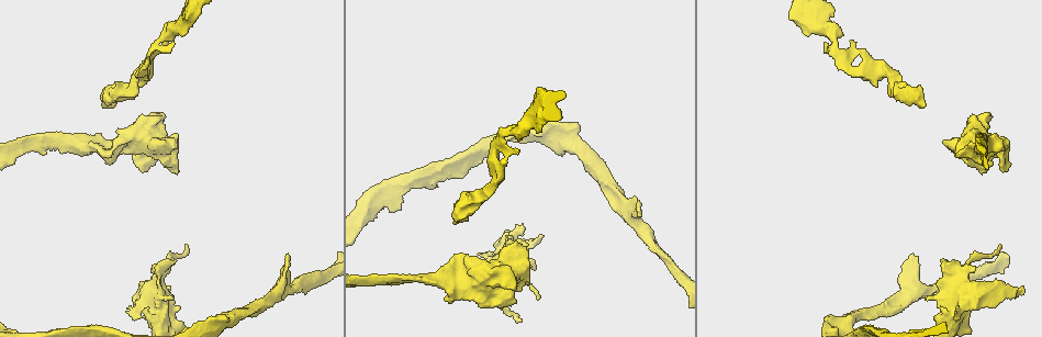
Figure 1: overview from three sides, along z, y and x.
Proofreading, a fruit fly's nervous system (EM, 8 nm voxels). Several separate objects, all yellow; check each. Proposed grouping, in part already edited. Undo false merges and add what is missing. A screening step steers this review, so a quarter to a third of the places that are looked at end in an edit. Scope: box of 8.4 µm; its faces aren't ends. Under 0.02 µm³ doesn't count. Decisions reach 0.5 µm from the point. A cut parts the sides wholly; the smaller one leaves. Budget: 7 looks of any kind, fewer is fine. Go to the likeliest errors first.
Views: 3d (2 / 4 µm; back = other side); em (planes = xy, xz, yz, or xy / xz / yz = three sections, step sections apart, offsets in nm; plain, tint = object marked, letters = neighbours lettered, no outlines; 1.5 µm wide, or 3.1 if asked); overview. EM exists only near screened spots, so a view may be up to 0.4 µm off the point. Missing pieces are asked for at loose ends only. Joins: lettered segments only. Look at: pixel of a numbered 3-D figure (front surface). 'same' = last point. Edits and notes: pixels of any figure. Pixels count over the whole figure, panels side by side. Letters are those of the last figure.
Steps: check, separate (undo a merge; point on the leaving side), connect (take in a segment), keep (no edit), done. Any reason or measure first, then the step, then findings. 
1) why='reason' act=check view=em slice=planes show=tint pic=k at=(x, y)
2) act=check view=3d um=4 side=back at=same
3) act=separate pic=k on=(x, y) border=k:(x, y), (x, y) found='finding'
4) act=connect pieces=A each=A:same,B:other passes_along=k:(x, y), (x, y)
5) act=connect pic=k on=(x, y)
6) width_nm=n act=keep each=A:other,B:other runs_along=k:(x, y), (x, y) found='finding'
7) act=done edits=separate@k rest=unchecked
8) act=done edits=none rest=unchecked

why='branch stops here' act=check view=em slice=planes show=letters pic=1 at=(479, 254)

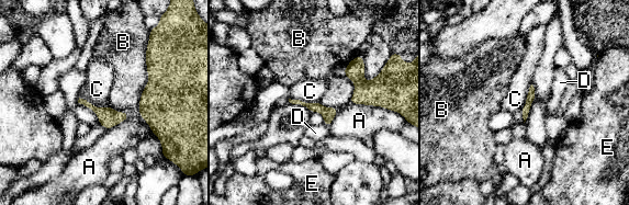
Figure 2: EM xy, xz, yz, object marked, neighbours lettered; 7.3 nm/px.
act=keep each=A:other,B:other,C:other,D:other,E:other border=2:(79, 97), (97, 106), (110, 105) found='no lettered segment goes on from it'

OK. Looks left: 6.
why='stops while still wide' act=check view=3d um=4 pic=1 at=(1003, 172)

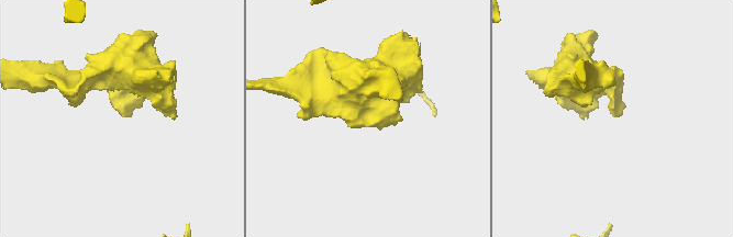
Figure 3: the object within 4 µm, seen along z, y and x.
act=check view=em slice=planes show=plain pic=3 at=(123, 115)

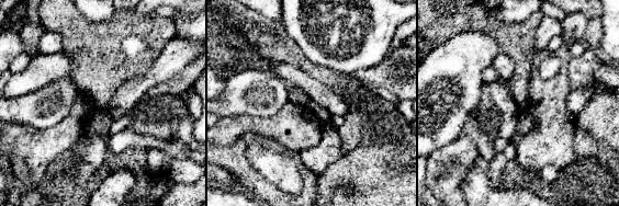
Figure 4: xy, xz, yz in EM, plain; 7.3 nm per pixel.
act=check view=em slice=planes show=letters at=same

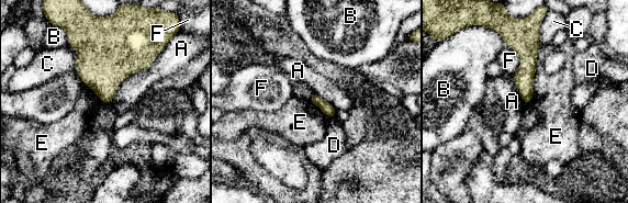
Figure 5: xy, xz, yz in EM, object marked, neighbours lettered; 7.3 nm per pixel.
act=keep each=A:other,B:other,C:other,D:other,E:other,F:other runs_along=5:(522, 33), (526, 45), (527, 100) found='no lettered segment goes on from it'

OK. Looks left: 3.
why='free end' act=check view=em slice=xz step=4 show=letters pic=1 at=(289, 258)

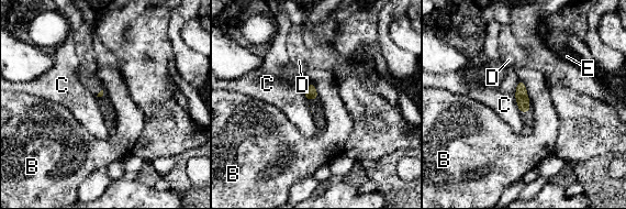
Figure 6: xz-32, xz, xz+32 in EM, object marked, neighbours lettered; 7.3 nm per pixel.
why='another direction' act=check view=em slice=planes show=letters at=same

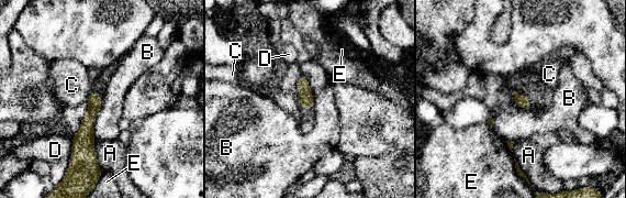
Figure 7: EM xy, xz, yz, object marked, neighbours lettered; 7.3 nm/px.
longest_contact=B:300nm act=keep each=A:other,B:other,C:other,D:other,E:other found='none of them fits'

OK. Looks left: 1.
act=done edits=none rest=unchecked

